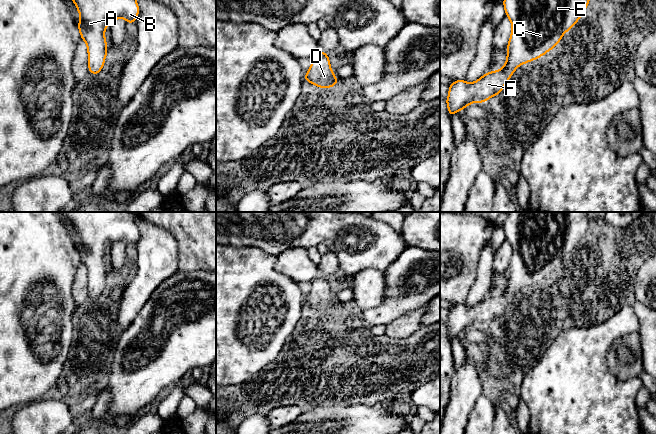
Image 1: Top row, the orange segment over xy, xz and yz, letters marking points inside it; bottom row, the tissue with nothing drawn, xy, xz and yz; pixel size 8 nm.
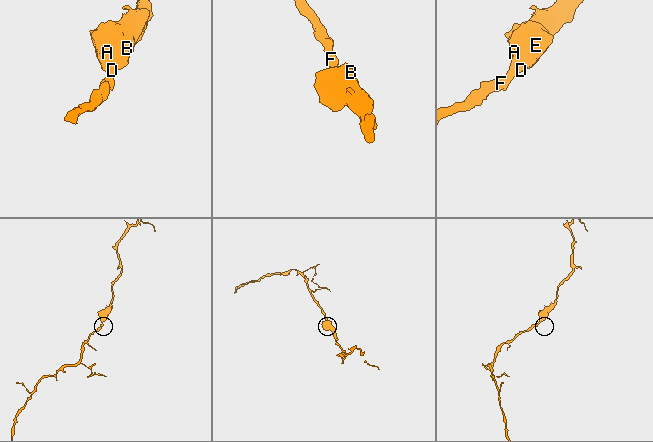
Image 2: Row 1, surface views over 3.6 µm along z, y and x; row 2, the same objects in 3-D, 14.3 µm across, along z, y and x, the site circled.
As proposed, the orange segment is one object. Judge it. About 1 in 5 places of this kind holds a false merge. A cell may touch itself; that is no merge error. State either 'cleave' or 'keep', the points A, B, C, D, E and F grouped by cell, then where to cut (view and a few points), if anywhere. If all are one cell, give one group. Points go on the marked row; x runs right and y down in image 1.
keep; groups A B C D E F; cut none

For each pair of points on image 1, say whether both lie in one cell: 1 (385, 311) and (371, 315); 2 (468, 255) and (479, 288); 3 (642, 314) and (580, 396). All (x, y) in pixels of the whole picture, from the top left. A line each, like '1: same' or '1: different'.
1: same
2: different
3: different

